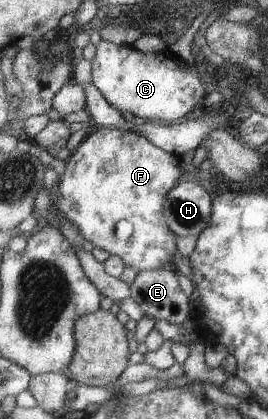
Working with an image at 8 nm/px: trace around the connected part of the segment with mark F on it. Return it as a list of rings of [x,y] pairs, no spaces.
[[[93,127],[66,162],[66,170],[52,194],[49,214],[39,219],[38,223],[57,223],[57,217],[64,215],[78,226],[84,240],[109,255],[119,256],[125,266],[136,272],[158,267],[174,269],[171,258],[177,252],[176,235],[166,224],[162,203],[166,192],[176,185],[180,176],[178,159],[134,131],[124,131],[118,127]]]

